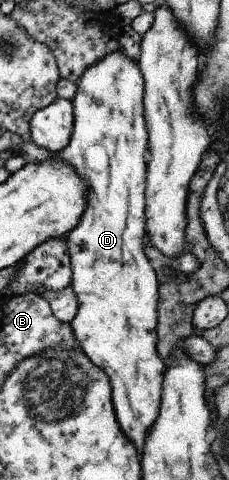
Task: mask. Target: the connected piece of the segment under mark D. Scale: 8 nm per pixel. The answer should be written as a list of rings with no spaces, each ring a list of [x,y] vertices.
[[[119,49],[88,65],[75,84],[76,92],[70,101],[72,132],[67,145],[53,154],[28,139],[19,145],[17,153],[26,162],[40,162],[45,158],[63,160],[75,169],[85,184],[86,203],[83,213],[77,225],[65,235],[70,259],[70,286],[78,303],[75,317],[68,324],[77,348],[108,377],[110,400],[118,429],[137,451],[141,451],[158,414],[165,370],[156,350],[158,283],[154,269],[141,249],[141,237],[145,231],[143,187],[148,147],[146,123],[142,117],[144,83],[137,62]]]

